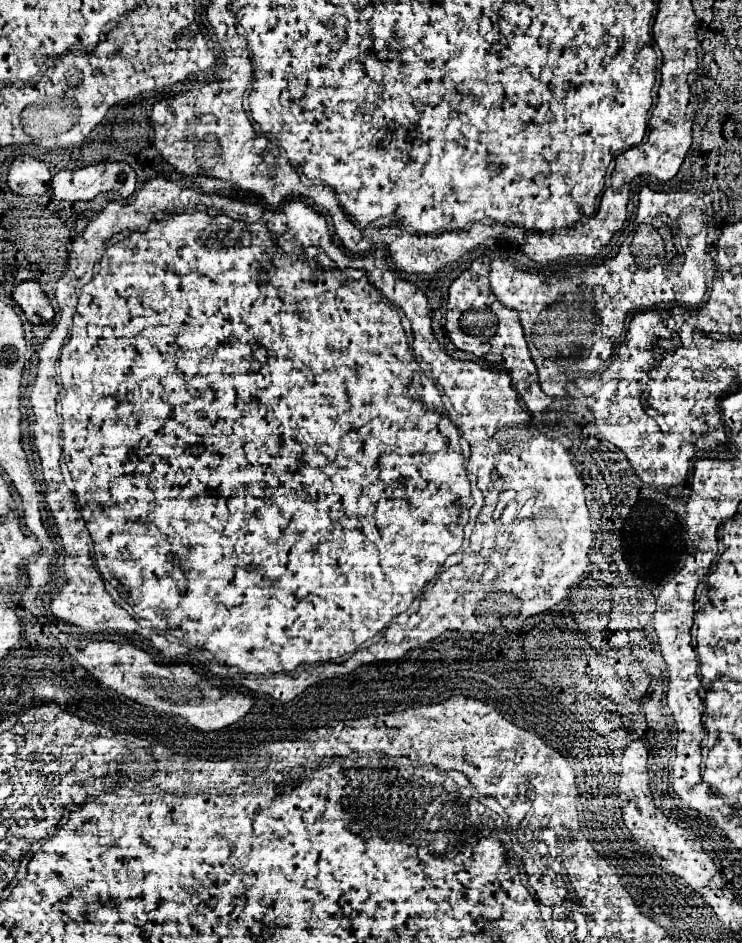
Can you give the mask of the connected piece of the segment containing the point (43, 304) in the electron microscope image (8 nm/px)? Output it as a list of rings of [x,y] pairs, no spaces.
[[[34,279],[18,283],[16,289],[12,291],[12,299],[22,307],[28,321],[34,325],[50,323],[54,317],[54,309],[50,305],[46,293],[40,289],[38,281],[34,281]]]

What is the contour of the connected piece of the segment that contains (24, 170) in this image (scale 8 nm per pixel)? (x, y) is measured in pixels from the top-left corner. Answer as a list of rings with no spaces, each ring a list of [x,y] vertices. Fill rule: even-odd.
[[[18,155],[8,171],[8,185],[16,195],[46,195],[50,179],[50,169],[32,155]]]

